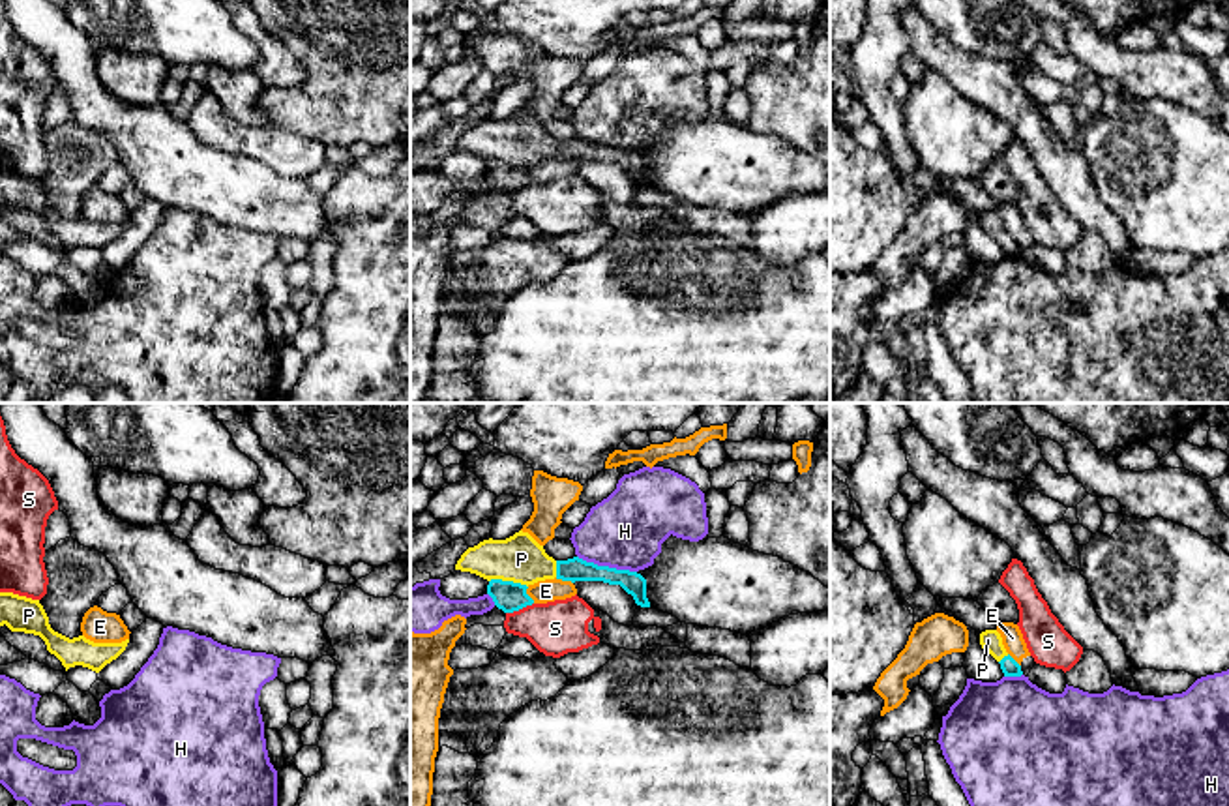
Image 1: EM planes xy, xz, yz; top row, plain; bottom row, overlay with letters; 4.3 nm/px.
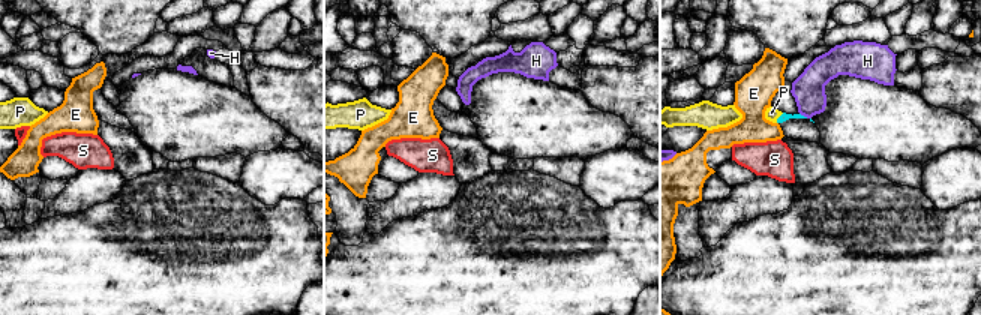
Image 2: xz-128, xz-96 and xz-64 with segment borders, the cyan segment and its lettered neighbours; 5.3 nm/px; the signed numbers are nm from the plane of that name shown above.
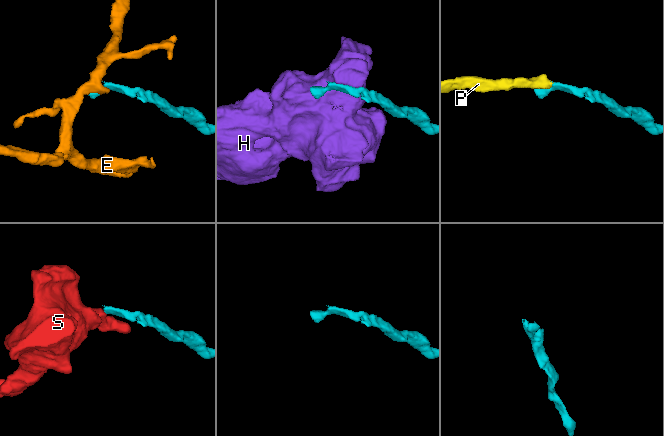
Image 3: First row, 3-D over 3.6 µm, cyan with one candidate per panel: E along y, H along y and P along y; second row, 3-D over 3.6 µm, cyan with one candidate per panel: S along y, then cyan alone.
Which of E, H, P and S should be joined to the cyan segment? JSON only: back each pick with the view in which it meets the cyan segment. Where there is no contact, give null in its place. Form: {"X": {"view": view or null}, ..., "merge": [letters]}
{"P": {"view": "xz"}, "merge": ["P"]}

